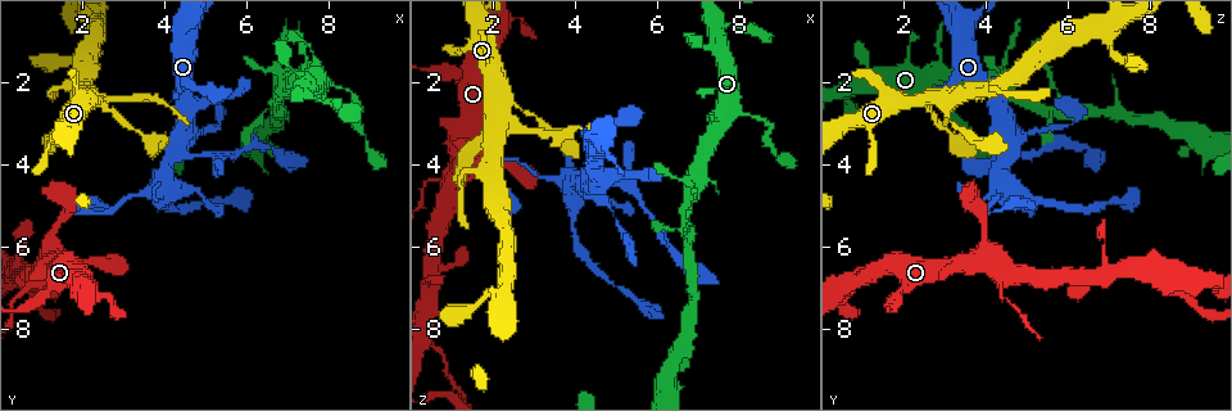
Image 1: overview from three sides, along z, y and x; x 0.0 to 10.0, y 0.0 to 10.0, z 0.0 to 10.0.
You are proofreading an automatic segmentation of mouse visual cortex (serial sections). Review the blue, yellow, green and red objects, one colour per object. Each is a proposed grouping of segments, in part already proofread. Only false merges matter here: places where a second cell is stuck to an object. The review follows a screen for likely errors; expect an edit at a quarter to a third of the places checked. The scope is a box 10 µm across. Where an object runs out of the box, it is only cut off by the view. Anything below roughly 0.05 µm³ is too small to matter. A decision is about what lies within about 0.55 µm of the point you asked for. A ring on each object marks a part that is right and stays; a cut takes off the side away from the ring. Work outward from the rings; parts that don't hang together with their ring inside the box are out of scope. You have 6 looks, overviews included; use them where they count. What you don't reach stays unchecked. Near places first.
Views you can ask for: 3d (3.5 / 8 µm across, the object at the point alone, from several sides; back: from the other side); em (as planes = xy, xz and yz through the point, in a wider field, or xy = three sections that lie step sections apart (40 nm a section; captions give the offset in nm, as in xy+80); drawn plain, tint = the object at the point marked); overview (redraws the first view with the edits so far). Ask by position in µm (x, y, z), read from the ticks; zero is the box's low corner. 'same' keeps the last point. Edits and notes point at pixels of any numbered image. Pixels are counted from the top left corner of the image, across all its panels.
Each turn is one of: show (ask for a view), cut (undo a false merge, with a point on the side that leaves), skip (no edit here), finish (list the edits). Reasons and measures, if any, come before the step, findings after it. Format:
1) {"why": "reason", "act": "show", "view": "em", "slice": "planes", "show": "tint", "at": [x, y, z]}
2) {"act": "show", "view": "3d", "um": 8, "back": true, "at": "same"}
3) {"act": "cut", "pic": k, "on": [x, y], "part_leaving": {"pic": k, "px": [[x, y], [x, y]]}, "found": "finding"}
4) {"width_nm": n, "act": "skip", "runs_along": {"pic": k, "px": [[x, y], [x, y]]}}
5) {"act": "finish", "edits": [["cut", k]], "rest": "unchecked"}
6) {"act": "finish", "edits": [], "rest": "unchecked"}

{"why": "arms part here", "act": "show", "view": "3d", "um": 3.5, "at": [3.95, 4.80, 4.55]}

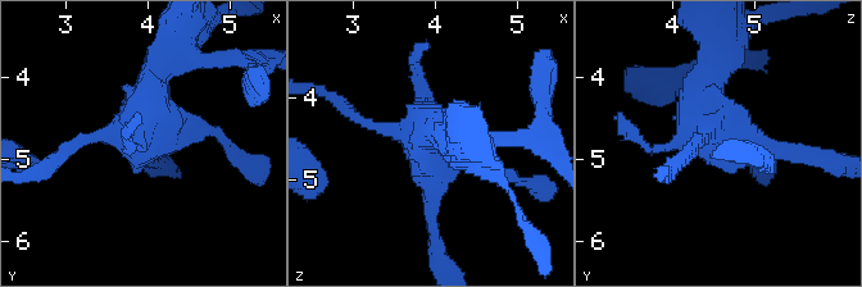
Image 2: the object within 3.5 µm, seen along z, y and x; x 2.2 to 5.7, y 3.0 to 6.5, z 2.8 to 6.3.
{"act": "skip", "runs_along": {"pic": 2, "px": [[720, 54], [713, 141], [786, 149]]}, "found": "all the same cell"}

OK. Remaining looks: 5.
{"act": "show", "view": "3d", "um": 8, "at": [8.30, 2.10, 2.80]}

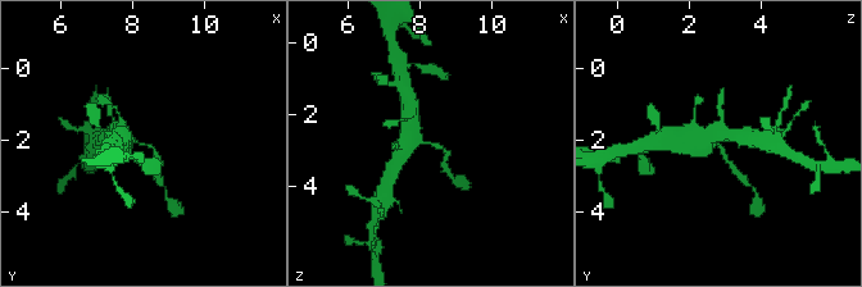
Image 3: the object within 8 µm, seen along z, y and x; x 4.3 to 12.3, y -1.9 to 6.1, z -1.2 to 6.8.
{"act": "show", "view": "3d", "um": 3.5, "at": "same"}

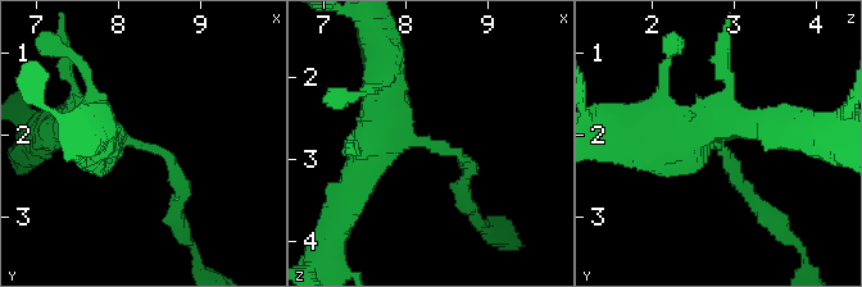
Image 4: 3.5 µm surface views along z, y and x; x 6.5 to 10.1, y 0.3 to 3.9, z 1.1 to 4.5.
{"arm_widths_nm": [200, 500], "act": "show", "view": "em", "slice": "planes", "show": "tint", "at": [8.35, 2.15, 2.85]}

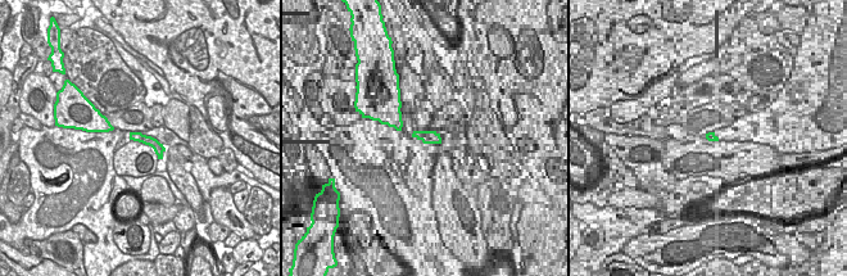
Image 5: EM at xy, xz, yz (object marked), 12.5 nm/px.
{"width_nm": 140, "act": "skip", "runs_along": {"pic": 5, "px": [[132, 135], [149, 140], [162, 149]]}, "found": "all the same cell"}

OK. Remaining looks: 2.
{"act": "finish", "edits": [], "rest": "unchecked"}

